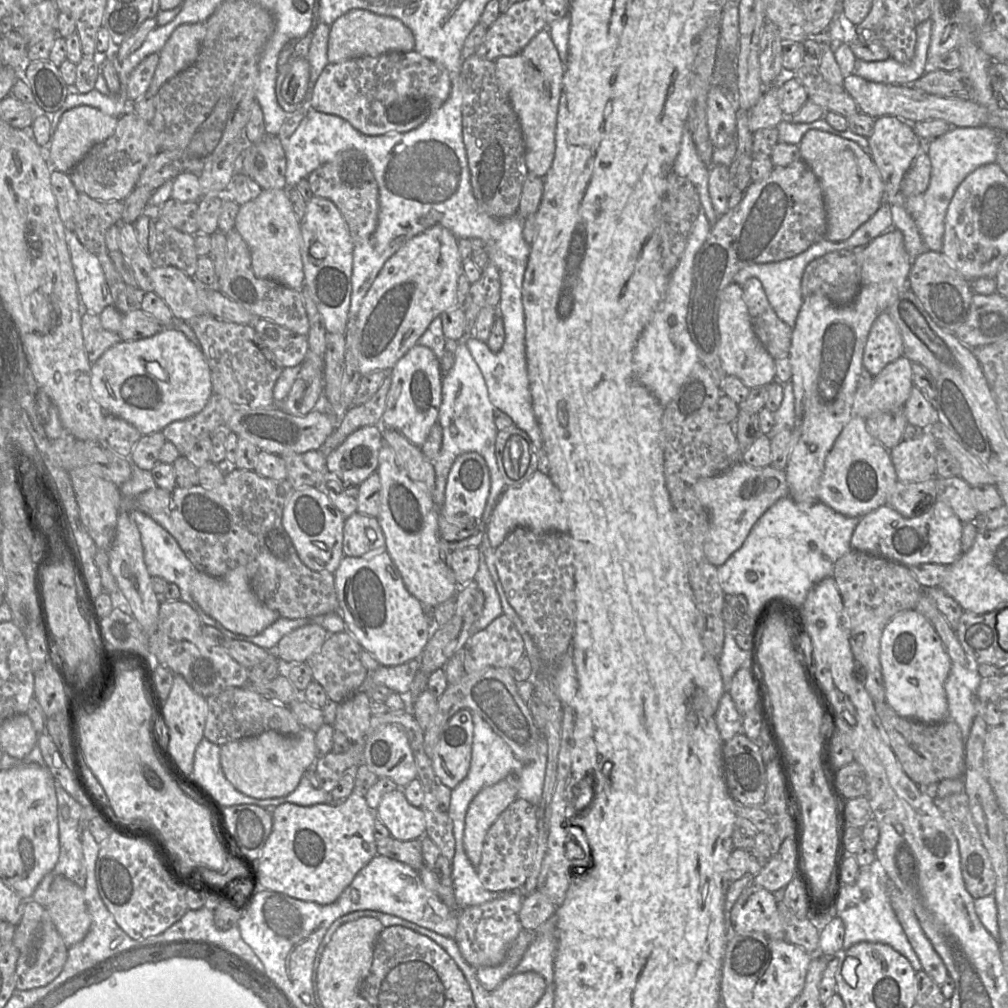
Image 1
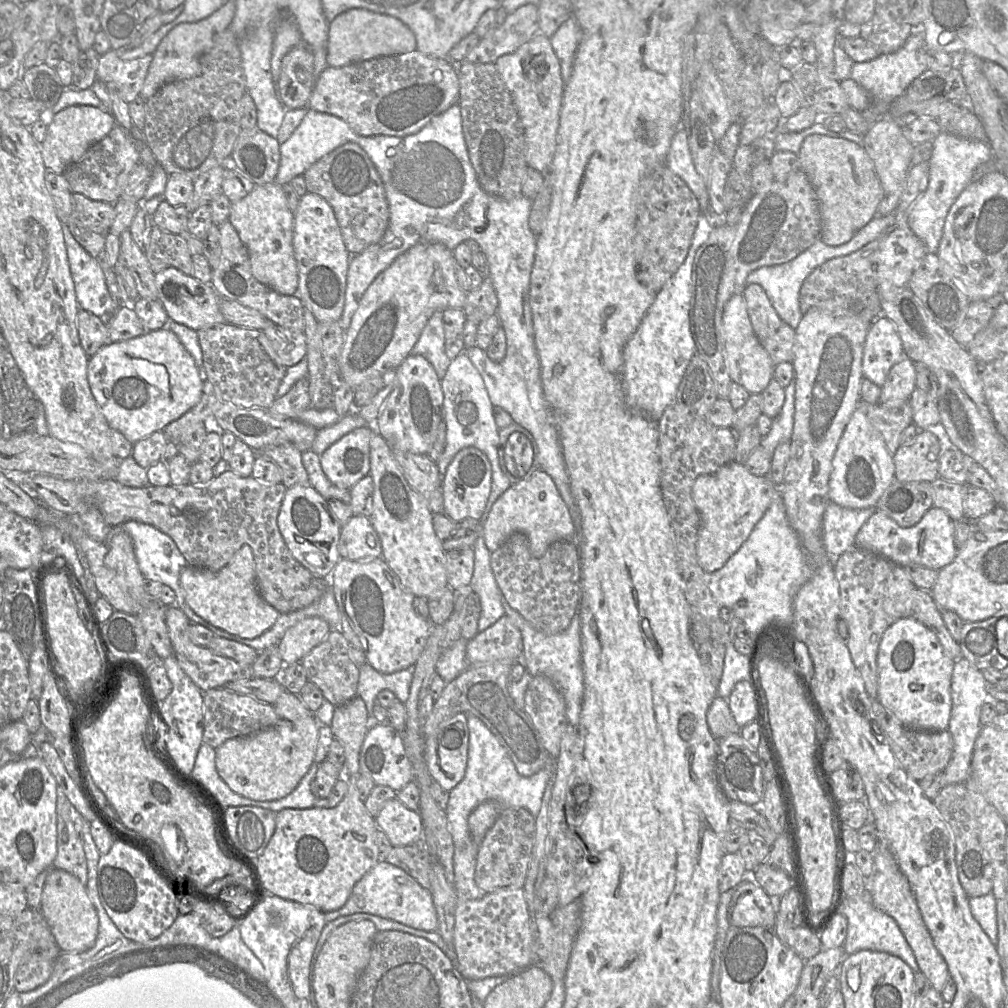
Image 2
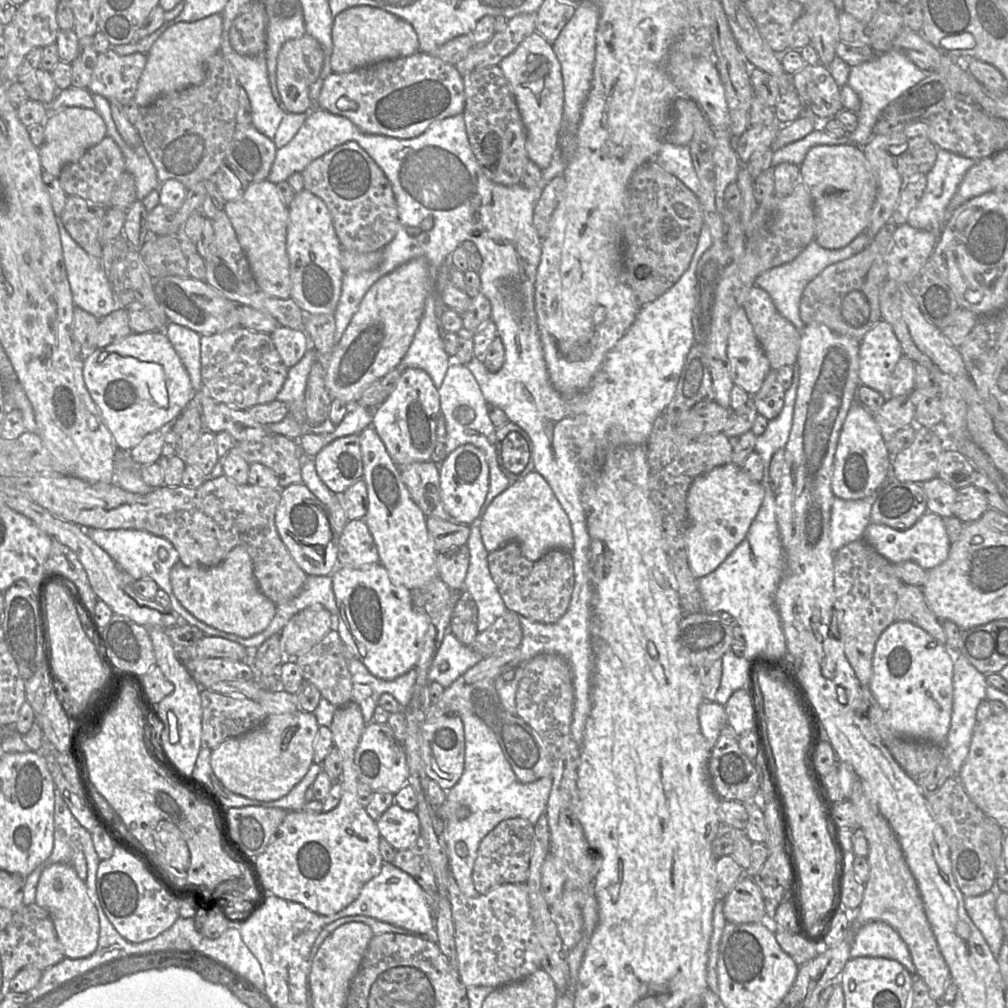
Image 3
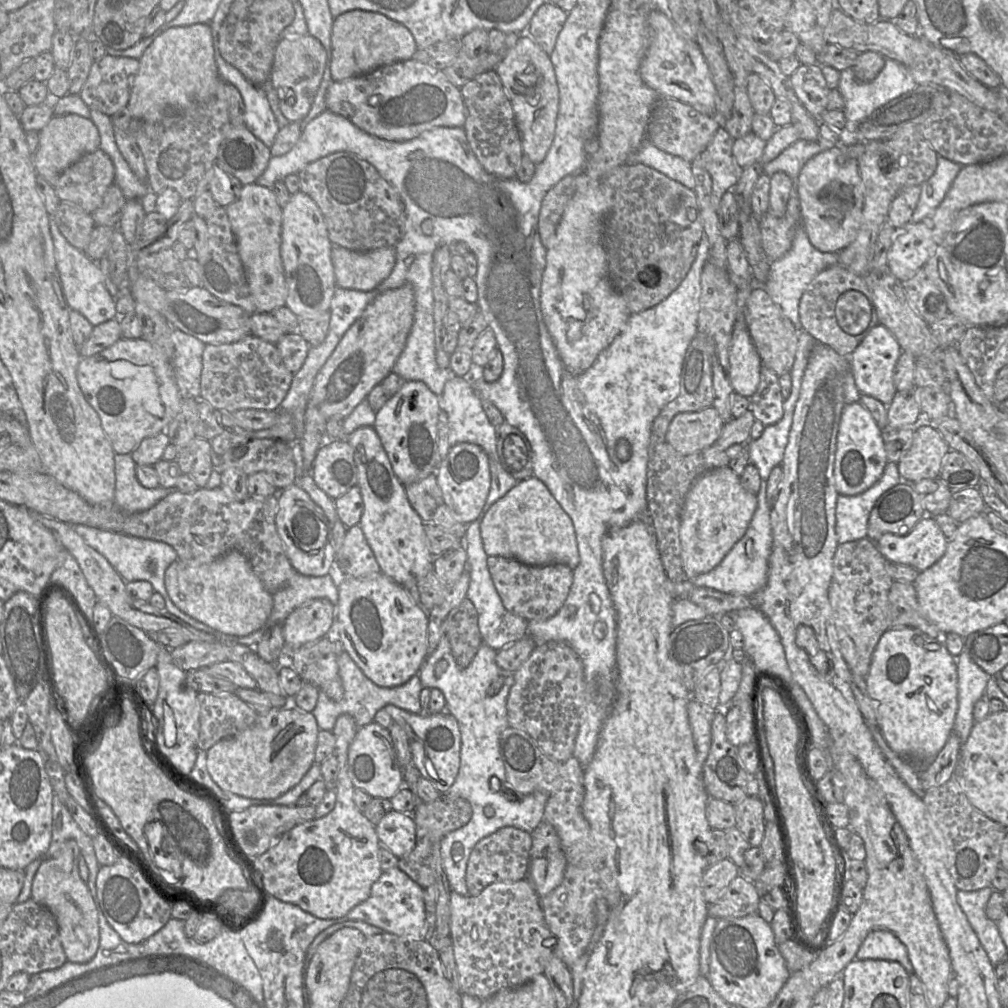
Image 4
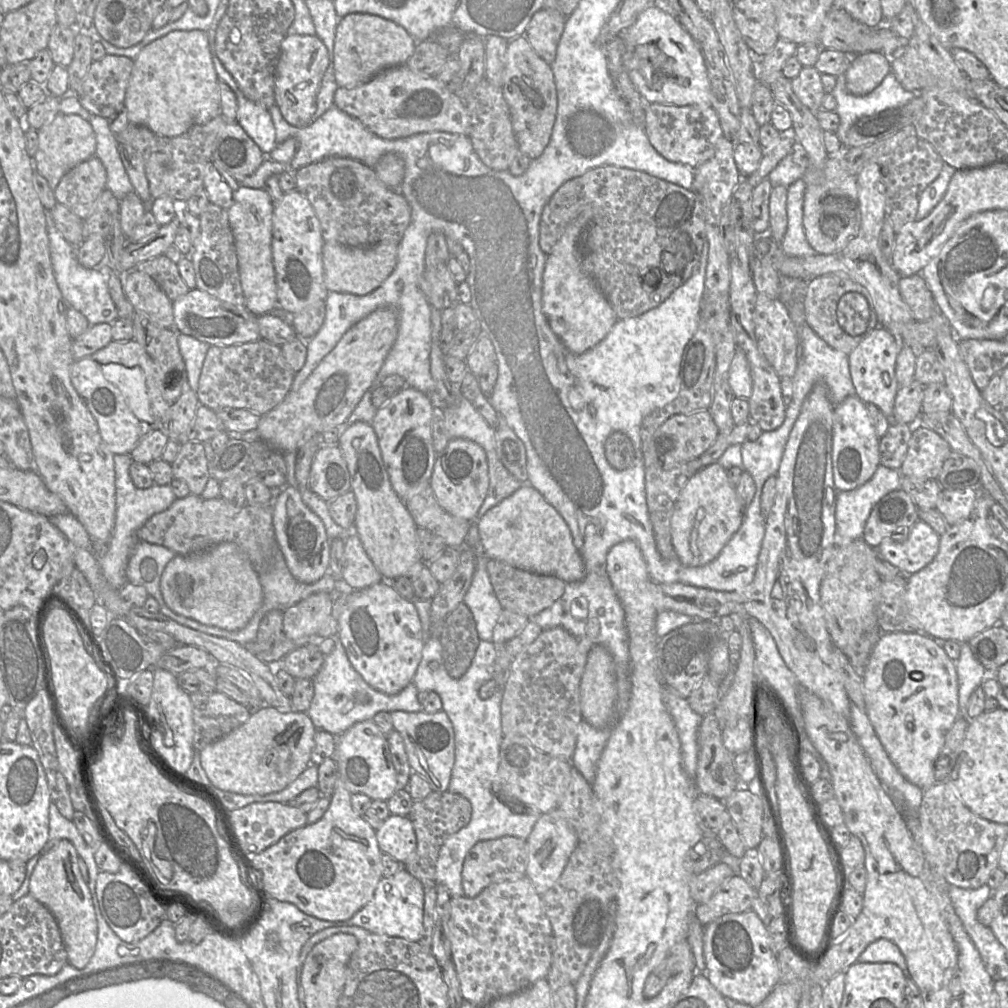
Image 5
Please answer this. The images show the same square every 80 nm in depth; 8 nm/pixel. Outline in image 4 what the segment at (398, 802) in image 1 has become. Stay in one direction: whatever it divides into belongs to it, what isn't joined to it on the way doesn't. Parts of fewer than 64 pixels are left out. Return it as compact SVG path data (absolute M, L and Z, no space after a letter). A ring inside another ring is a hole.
M392 809L375 829L381 845L399 859L407 856L416 845L416 824L411 813Z

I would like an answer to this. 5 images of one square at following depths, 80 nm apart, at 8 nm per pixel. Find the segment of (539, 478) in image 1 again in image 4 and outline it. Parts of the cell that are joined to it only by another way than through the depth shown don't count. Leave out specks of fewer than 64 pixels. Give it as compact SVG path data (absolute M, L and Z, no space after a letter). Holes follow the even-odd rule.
M535 476L518 481L516 486L490 506L480 521L480 535L487 556L511 558L529 566L560 563L567 565L571 570L579 563L575 532L569 516Z

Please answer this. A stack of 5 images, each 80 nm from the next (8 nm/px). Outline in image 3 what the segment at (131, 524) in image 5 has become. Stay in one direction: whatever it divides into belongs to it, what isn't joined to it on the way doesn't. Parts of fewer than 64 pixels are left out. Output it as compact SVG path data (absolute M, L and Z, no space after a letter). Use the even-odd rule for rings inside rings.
M117 449L114 455L114 482L126 491L147 494L153 488L142 480L138 465L131 458L130 450Z

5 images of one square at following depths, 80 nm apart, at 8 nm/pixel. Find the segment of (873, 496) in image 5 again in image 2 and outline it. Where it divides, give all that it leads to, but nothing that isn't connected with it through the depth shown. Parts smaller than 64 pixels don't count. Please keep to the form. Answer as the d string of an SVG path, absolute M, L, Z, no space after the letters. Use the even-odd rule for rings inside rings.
M832 501L826 505L823 519L822 519L822 542L824 545L824 549L828 557L831 559L833 563L833 568L836 560L848 549L855 546L856 535L864 525L864 523L870 518L873 514L875 508L861 508L861 509L852 509L840 506Z

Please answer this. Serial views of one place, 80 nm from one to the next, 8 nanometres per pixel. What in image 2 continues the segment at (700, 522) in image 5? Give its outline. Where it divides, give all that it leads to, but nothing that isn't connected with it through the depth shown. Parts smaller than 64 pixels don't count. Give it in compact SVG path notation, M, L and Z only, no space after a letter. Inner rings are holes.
M736 461L723 465L711 474L699 475L695 479L692 486L692 498L701 520L696 554L698 563L704 571L712 573L724 566L747 540L754 526L776 495L779 495L778 487L772 482L769 474L764 476L753 475L747 470L744 463Z

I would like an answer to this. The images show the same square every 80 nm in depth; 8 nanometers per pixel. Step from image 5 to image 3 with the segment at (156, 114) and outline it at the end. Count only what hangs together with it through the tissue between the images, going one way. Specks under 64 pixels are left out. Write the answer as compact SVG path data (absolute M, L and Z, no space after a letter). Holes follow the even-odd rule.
M222 13L195 22L180 22L165 30L146 54L146 65L133 98L136 104L147 107L161 95L203 83L207 73L207 60L219 51L222 30Z

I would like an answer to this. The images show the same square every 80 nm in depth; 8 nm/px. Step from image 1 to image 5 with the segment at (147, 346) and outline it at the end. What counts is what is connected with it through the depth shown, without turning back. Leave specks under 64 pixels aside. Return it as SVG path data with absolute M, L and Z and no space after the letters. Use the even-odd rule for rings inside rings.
M133 339L129 341L112 340L95 353L76 360L70 369L70 379L94 416L100 435L113 454L130 454L144 436L161 428L162 418L170 406L162 397L154 361L146 350Z

